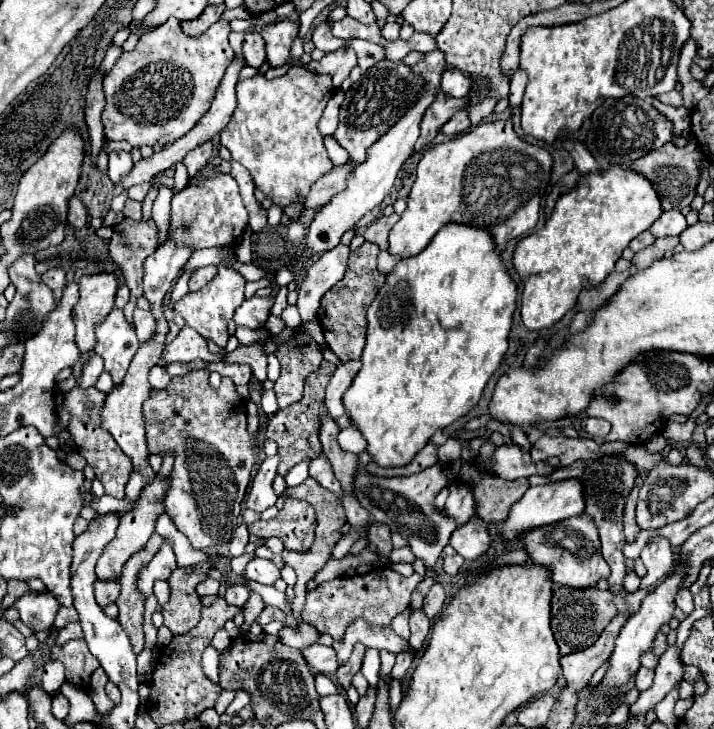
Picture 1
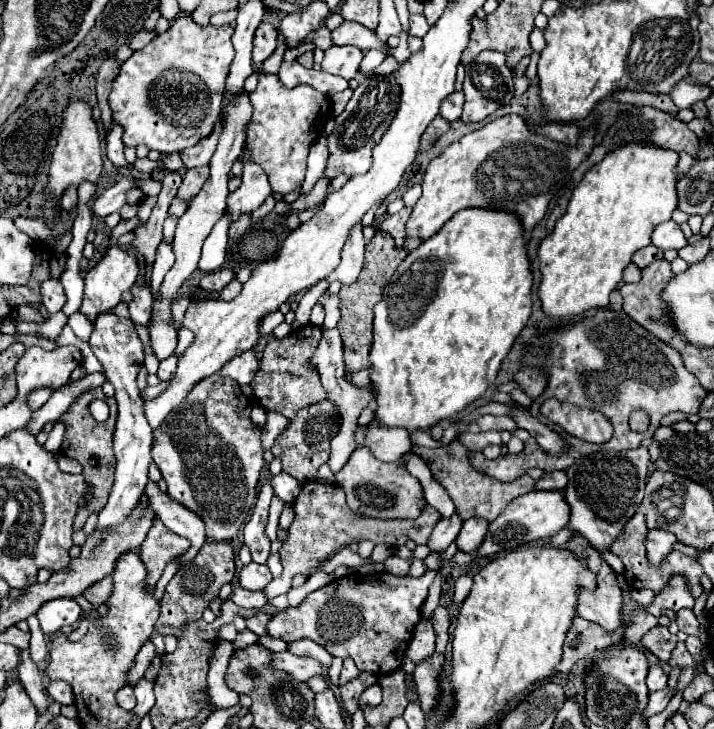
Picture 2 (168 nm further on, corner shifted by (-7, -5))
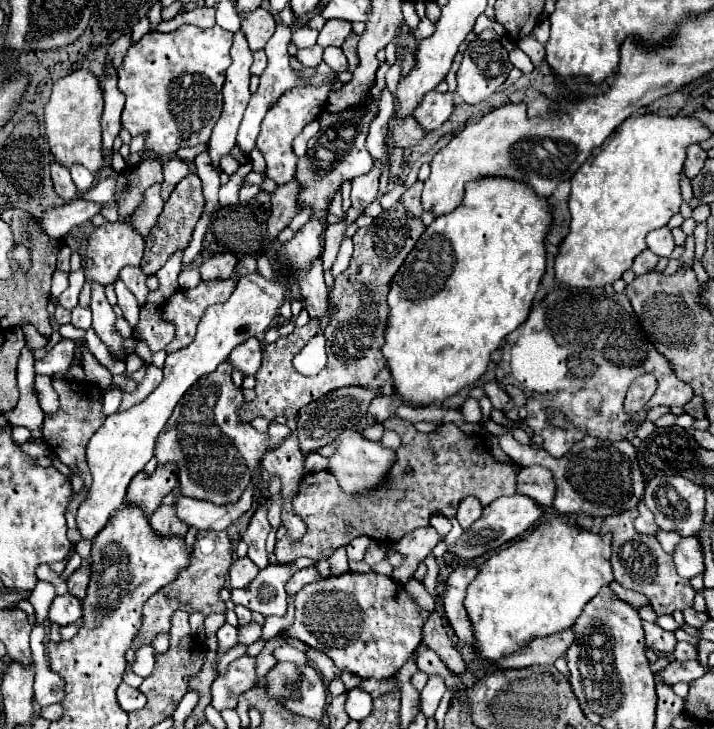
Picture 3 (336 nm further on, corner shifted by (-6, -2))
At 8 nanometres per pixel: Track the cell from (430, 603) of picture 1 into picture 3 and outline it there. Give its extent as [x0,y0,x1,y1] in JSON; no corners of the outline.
[422,612,466,674]

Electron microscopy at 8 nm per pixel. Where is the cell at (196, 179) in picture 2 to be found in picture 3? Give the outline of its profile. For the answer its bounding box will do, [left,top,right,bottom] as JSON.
[142,172,204,276]

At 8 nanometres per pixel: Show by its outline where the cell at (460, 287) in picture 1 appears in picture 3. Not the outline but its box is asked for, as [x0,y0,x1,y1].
[382,178,552,408]

